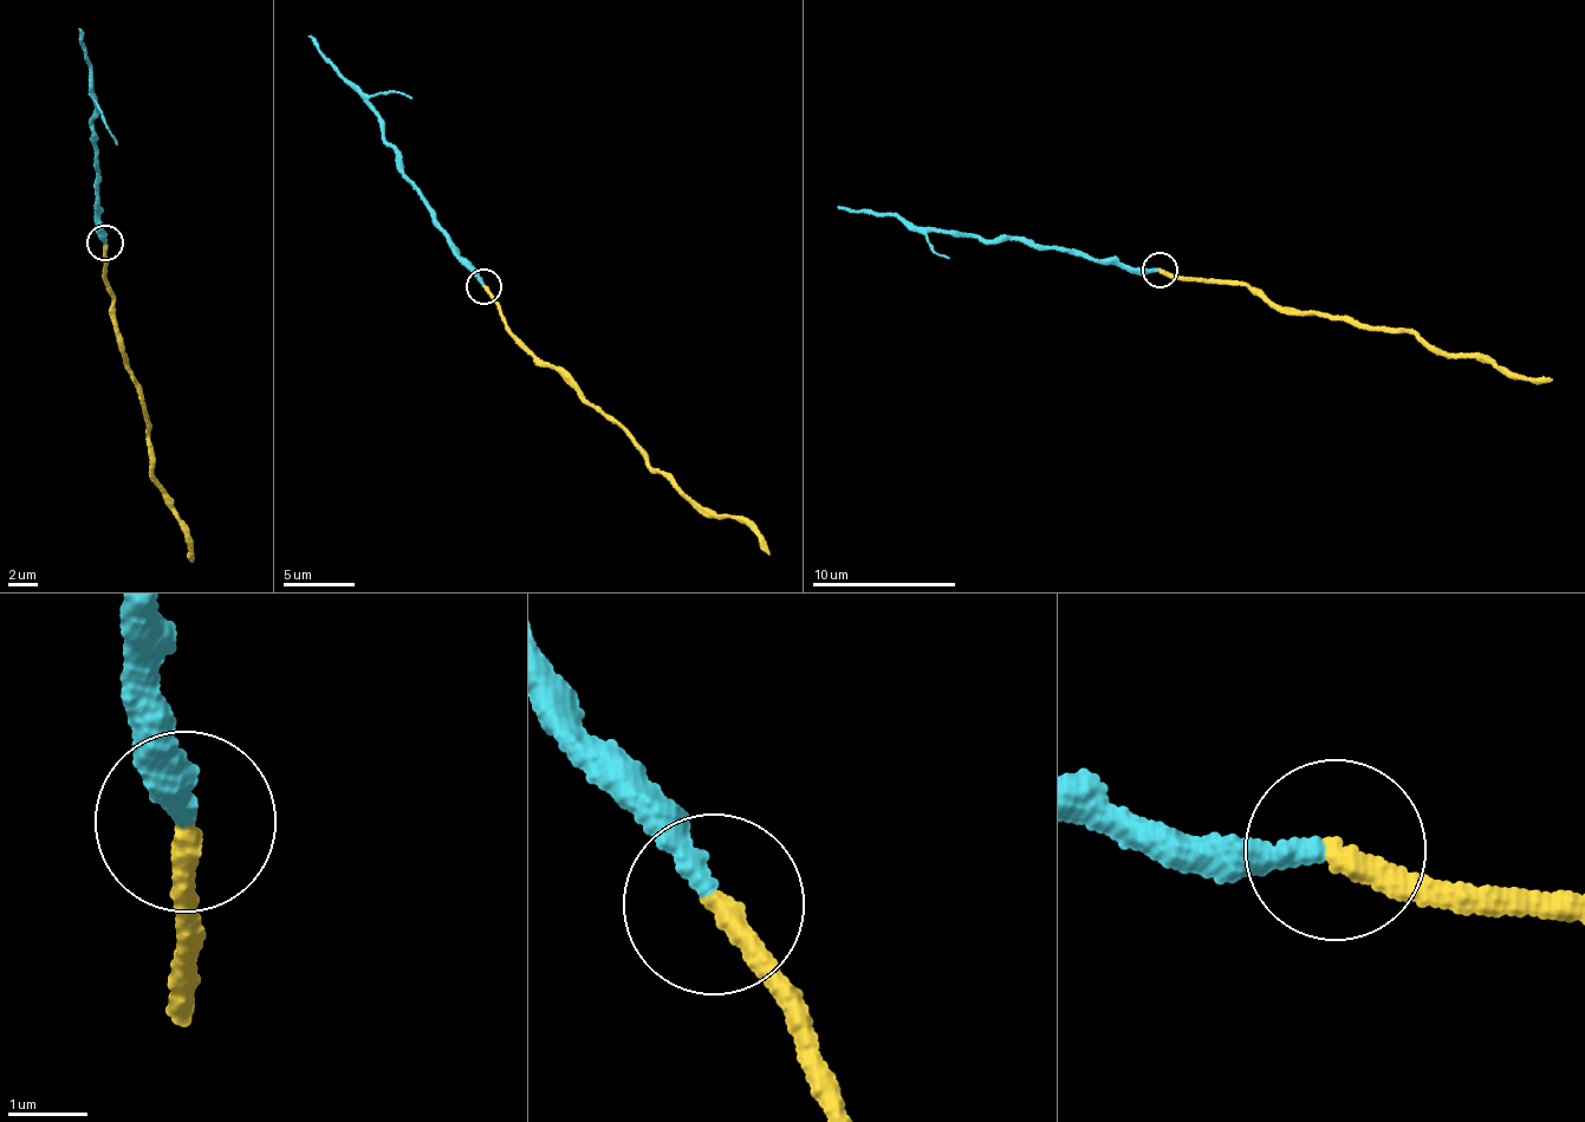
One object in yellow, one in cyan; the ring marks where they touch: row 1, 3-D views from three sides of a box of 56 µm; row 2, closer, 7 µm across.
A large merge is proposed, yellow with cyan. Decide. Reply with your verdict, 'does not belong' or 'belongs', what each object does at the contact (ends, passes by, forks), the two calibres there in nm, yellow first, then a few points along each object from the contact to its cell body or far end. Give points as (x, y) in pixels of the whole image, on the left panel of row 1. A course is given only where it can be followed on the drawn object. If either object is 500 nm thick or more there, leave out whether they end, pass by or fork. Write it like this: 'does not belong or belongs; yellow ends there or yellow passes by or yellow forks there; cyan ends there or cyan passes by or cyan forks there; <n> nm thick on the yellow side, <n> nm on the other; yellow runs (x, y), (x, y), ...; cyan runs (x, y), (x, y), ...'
belongs; yellow ends there; cyan ends there; 280 nm thick on the yellow side, 280 nm on the other; yellow runs (104, 244), (105, 283), (147, 426), (151, 462), (187, 543), (192, 564); cyan runs (105, 242), (96, 147), (96, 95), (78, 30)

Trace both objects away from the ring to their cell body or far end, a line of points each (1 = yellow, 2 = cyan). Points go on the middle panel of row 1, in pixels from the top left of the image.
1: (484, 286), (513, 343), (562, 374), (589, 406), (617, 423), (671, 485), (751, 529), (770, 555)
2: (484, 284), (408, 177), (368, 95), (339, 73), (309, 37)

